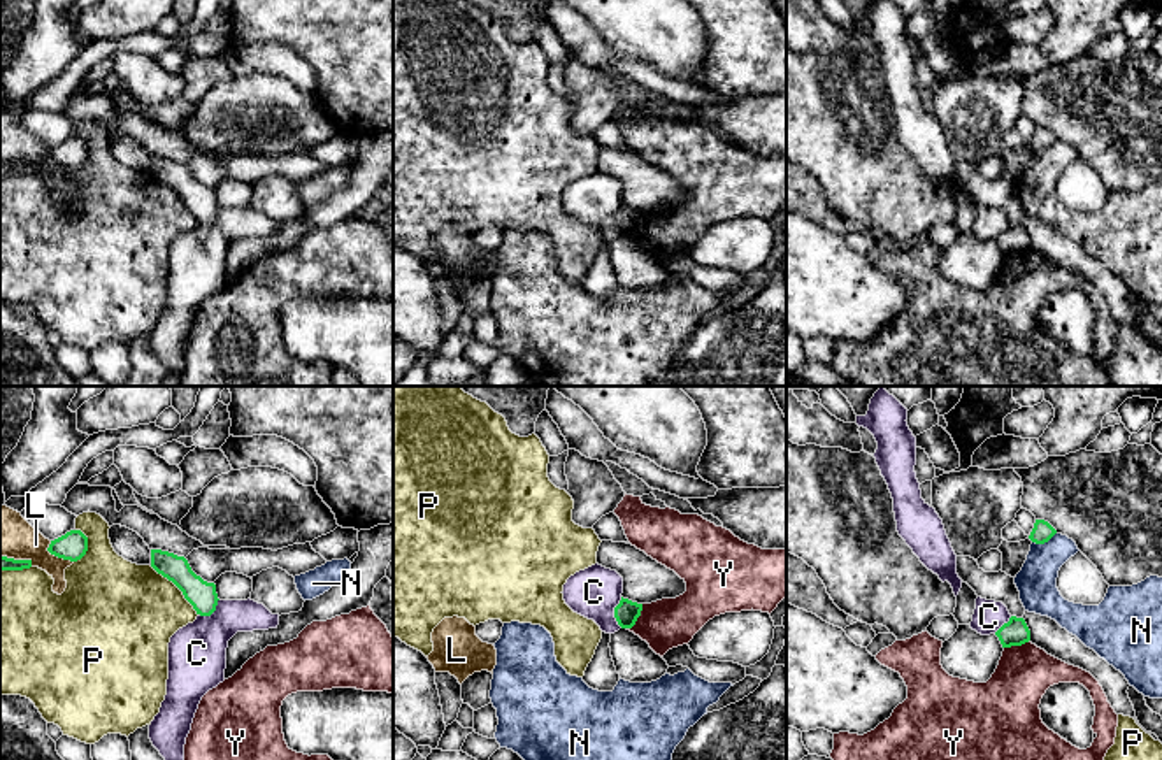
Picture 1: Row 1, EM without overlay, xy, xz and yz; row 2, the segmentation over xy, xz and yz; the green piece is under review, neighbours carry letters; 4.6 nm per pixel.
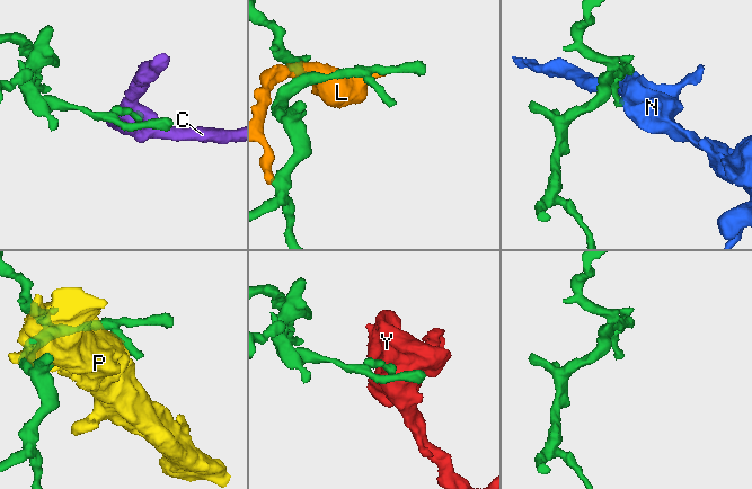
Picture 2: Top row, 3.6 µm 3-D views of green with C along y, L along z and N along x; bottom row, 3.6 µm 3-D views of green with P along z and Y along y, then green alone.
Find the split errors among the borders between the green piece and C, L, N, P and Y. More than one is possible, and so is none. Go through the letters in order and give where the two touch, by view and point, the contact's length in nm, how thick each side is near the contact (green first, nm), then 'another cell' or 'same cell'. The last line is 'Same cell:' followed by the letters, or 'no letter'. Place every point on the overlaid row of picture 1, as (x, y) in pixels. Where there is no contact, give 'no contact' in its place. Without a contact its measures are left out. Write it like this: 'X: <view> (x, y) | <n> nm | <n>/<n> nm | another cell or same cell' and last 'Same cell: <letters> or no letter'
C: xz (615, 613) | 140 nm | 110/220 nm | another cell
L: xy (57, 555) | 150 nm | 130/200 nm | another cell
N: yz (1043, 543) | 120 nm | 90/180 nm | another cell
P: xy (178, 587) | 320 nm | 130/440 nm | another cell
Y: xz (638, 616) | 140 nm | 110/220 nm | another cell
Same cell: no letter

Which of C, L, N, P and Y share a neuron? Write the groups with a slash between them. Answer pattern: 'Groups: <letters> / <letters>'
Groups: C / L / N / P / Y

